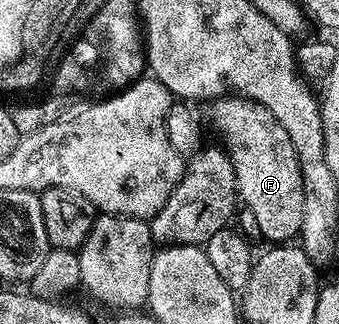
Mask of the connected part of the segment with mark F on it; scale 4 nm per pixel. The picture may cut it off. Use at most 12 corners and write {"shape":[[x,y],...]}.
{"shape":[[222,96],[213,118],[240,201],[269,244],[300,235],[305,187],[291,136],[245,120]]}

